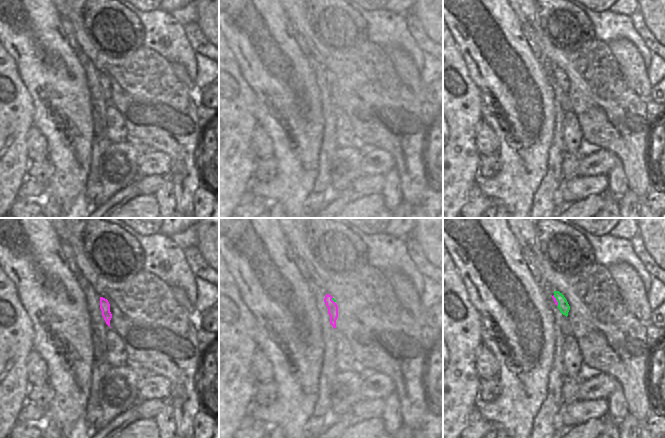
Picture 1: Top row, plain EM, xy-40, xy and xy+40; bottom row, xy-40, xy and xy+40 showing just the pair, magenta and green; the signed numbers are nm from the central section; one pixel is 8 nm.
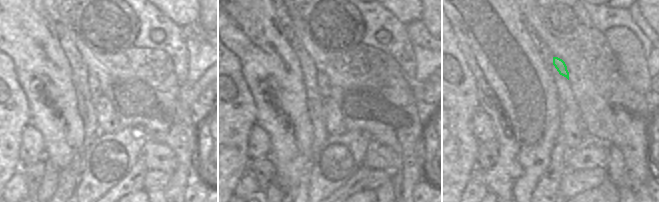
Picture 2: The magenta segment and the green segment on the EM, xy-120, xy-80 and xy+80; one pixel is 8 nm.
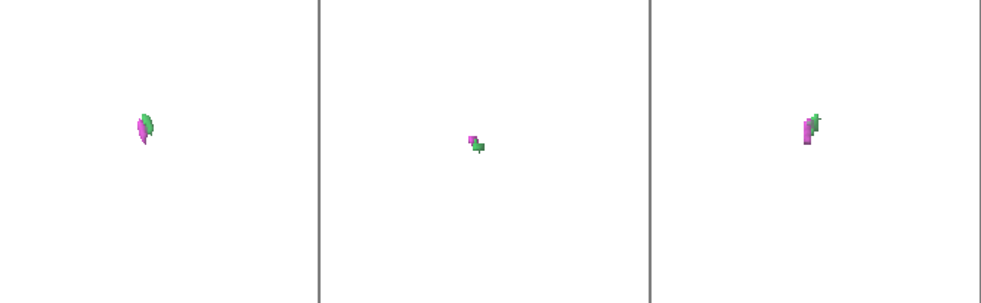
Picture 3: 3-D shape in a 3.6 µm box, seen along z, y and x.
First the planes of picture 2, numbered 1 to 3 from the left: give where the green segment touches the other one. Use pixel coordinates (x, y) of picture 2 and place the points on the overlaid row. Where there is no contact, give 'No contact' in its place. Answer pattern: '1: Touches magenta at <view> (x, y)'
1: No contact
2: No contact
3: No contact

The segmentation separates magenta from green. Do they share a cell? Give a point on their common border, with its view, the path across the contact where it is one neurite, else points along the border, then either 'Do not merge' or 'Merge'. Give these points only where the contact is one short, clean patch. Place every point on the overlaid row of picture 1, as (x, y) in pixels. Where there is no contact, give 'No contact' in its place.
Touches magenta at xy+40 (556, 301). Path across: xy+40 (553, 297), (556, 301), (563, 305). Merge

